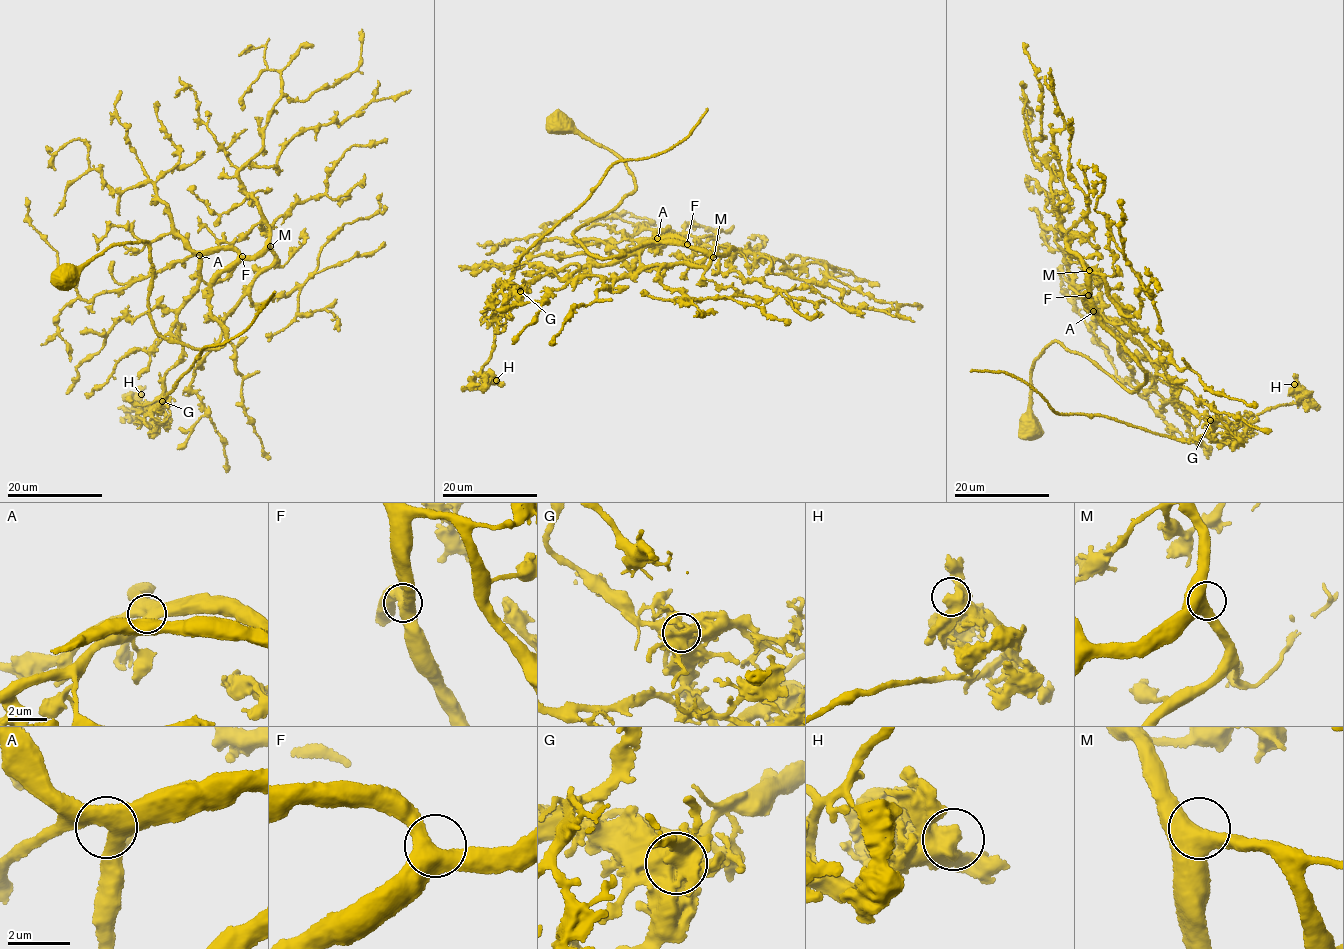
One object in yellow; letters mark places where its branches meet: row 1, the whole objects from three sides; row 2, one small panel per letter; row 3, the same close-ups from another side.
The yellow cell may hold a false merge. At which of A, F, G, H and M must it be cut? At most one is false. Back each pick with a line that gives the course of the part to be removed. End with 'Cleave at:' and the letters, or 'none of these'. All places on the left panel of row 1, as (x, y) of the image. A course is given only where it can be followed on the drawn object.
G: course (161, 401), (153, 410), (176, 388), (204, 348), (227, 341), (246, 331), (275, 292)
Cleave at: G

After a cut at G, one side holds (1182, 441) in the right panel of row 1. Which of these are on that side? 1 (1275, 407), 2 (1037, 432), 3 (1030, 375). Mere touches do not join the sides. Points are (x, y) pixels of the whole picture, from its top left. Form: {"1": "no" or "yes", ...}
{"1": "yes", "2": "no", "3": "no"}

